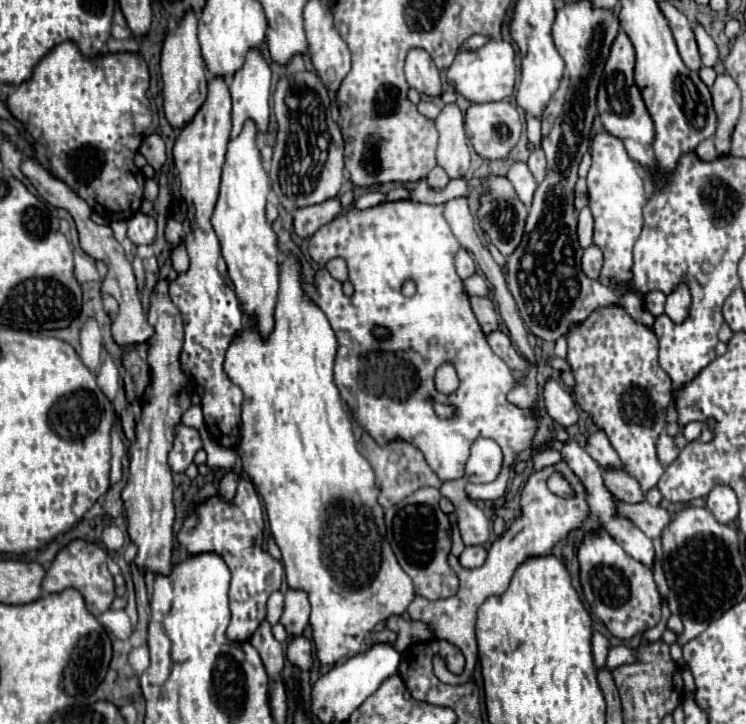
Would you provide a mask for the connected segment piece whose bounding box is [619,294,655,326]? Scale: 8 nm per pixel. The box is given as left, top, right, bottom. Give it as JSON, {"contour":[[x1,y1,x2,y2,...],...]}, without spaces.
{"contour":[[625,294,619,298,619,304,627,310,627,314,631,314,631,318,635,318,637,322,651,326,653,324,653,316,643,308,643,300,637,294]]}

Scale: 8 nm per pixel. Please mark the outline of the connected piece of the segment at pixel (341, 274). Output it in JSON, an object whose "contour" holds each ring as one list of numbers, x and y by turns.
{"contour":[[333,258,333,260,329,260,329,262,325,264,325,268,327,268,329,274,331,274,335,280,339,280,339,282,345,282,345,280,349,278,349,274,347,274,347,264,345,264,343,258]]}

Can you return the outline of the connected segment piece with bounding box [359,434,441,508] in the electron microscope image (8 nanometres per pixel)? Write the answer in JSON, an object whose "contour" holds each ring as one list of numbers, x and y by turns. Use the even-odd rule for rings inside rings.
{"contour":[[363,434,361,442,359,442,359,452,371,462,373,470,375,470,375,480,377,486,381,488,379,494,379,504,383,508,393,506,395,502,401,502,403,498,411,496,415,490,423,488,423,486,433,486,433,488,441,488,441,480,437,478,437,474,427,466,421,450,417,450,415,446,407,444,407,442,391,442,387,446,379,446,371,436]]}

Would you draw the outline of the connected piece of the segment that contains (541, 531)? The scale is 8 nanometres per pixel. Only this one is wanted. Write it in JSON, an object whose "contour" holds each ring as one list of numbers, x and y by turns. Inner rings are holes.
{"contour":[[557,462,553,466,547,466,539,472,533,472,521,492,521,518,517,518,511,528,499,536,491,548,489,548,489,556,485,560,483,566,479,568,463,568,459,564,459,560,455,556,449,556,449,564,451,568,457,572,459,580,461,580,461,586,459,586,459,592,451,598,445,598,445,600,427,600,427,598,415,598,411,604,409,604,409,616,411,620,423,620,427,624,433,626,435,630,435,636,437,638,443,638,451,644,455,644,457,648,461,648,465,660,467,660,467,666,465,666,465,672,459,674,459,676,443,676,439,680,443,680,445,684,463,684,471,678,473,674,473,668,475,668,475,662,477,662,477,640,475,640,475,620,477,620,477,610,479,606,489,598,489,596,499,596,507,590,511,578,513,578,513,572,517,570,517,566,521,566,523,562,527,562,529,558,539,558,539,556,547,556,549,550,573,528,581,526,583,524,583,518,589,514,587,510,587,502,585,502,585,490,581,486,581,482,571,474,571,470,563,464,563,462],[553,472,561,472,567,482,571,484,571,490,573,490,573,496,571,498,563,498,563,496,557,496,553,494,549,488,547,488,547,478,553,474]]}

